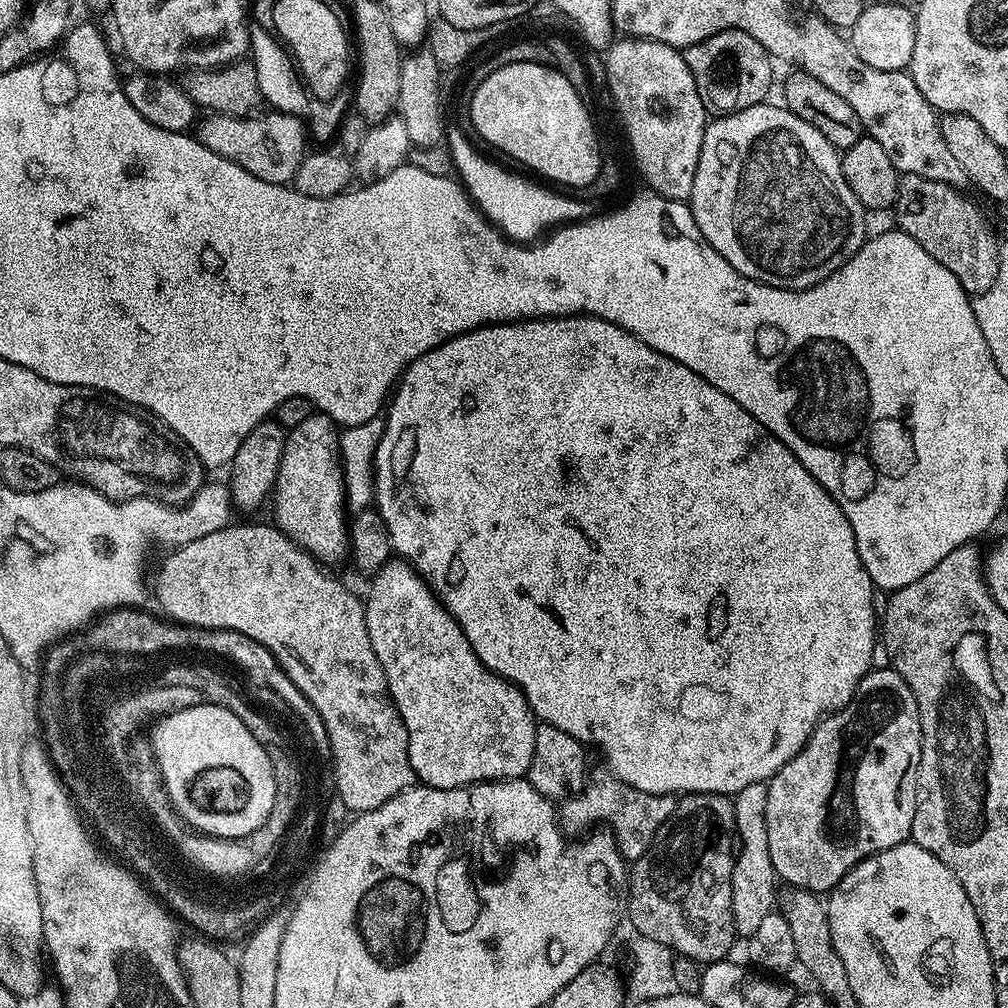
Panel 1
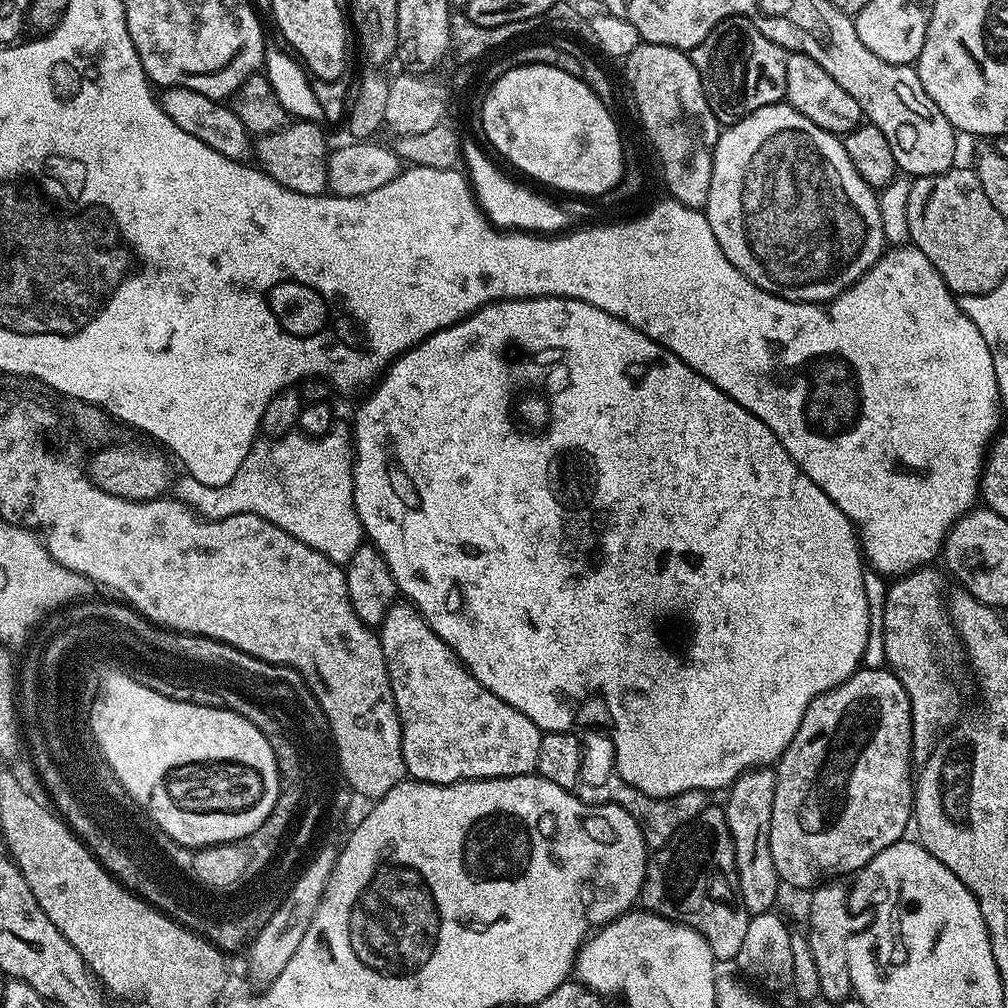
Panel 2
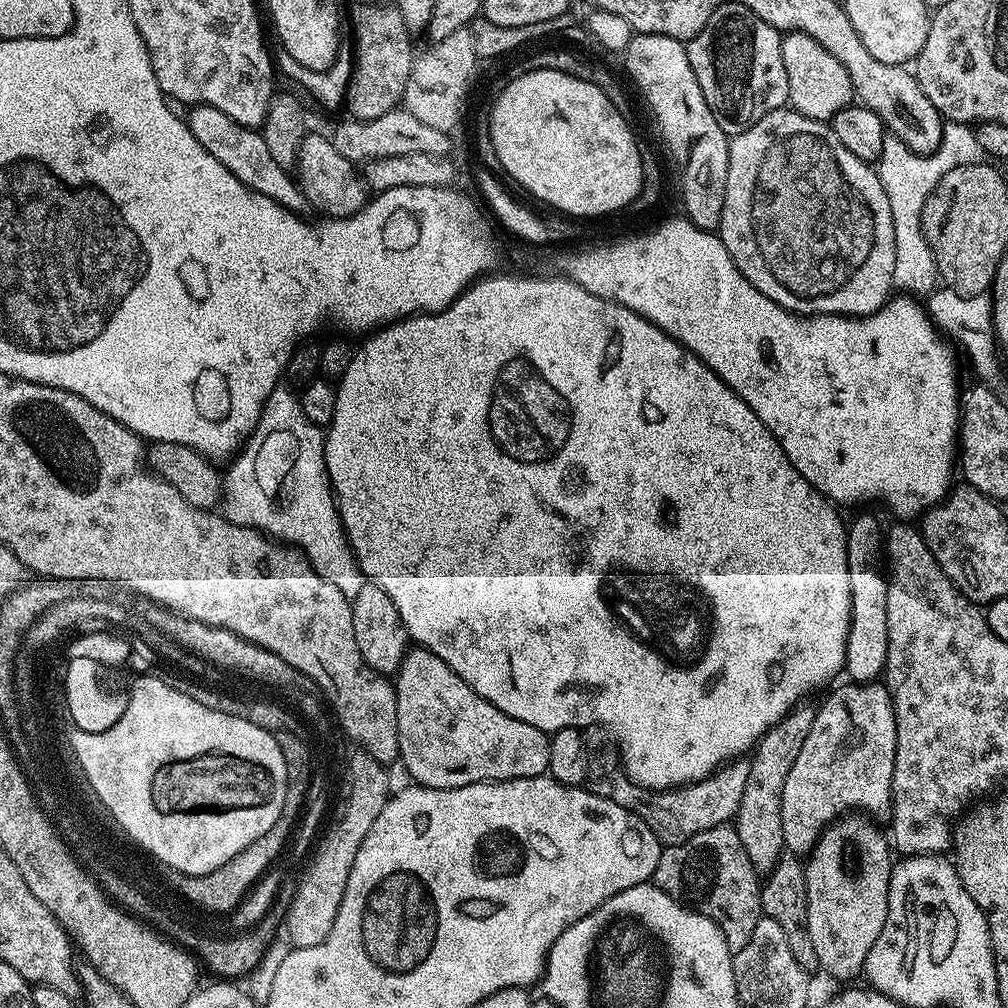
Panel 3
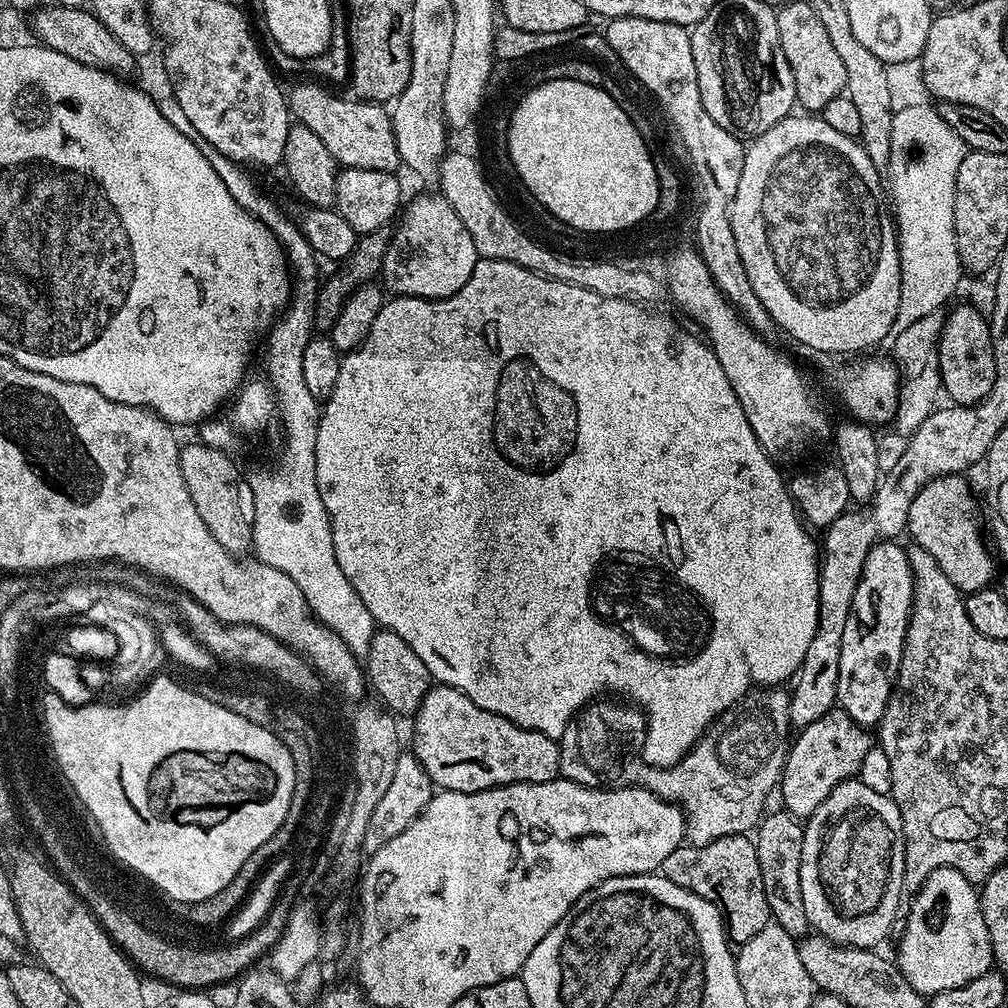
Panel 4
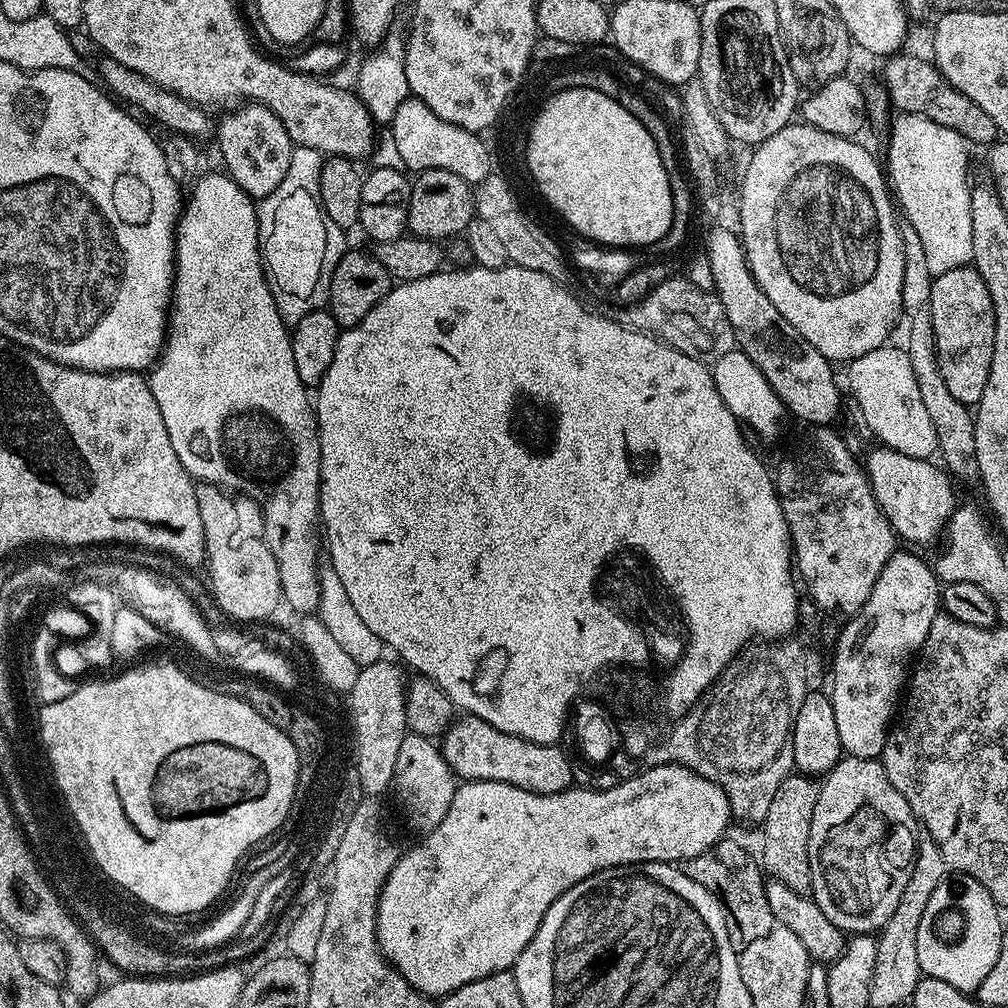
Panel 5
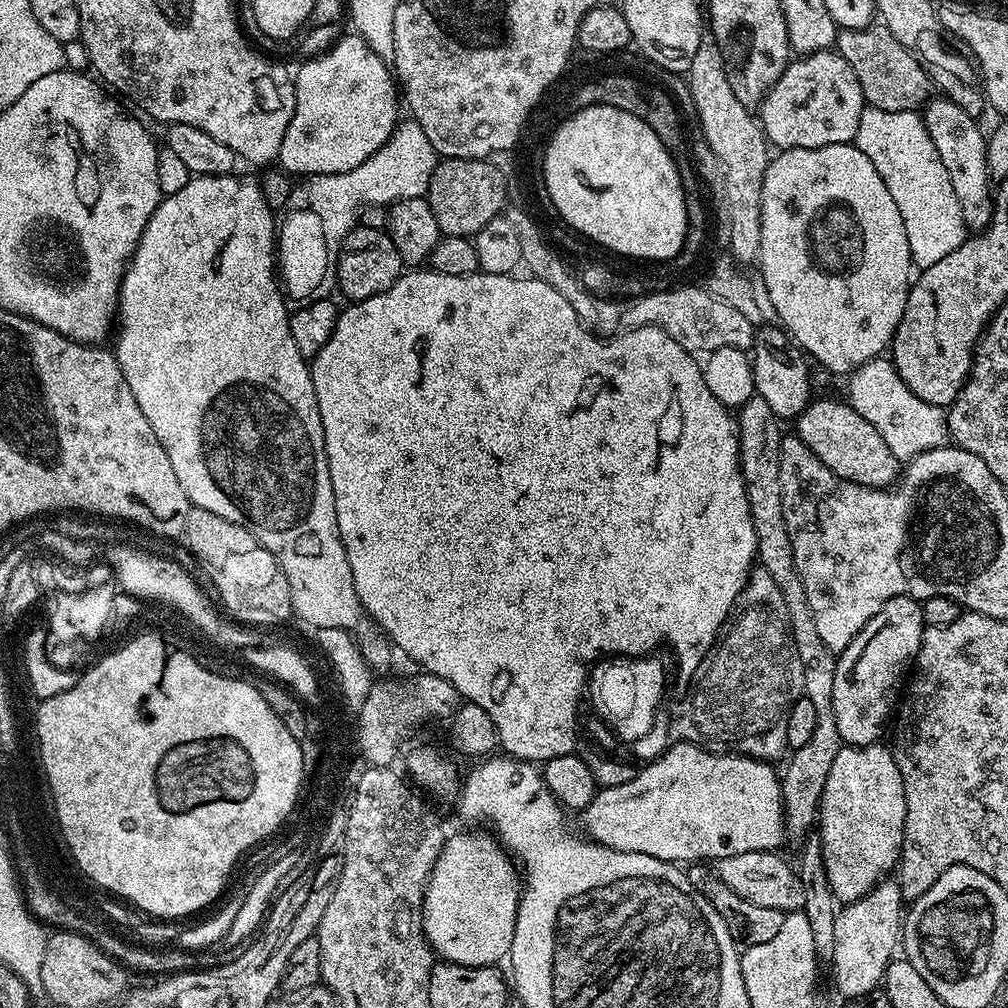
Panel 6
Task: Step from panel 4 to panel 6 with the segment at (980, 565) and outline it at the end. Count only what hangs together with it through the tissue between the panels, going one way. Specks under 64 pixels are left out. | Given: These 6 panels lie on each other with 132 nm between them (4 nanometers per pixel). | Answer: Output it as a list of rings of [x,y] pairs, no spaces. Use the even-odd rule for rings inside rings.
[[[813,399],[808,407],[799,413],[795,424],[795,435],[800,436],[802,442],[806,442],[813,454],[838,478],[848,480],[852,484],[860,484],[863,488],[887,489],[897,483],[902,472],[902,461],[890,450],[890,446],[886,446],[886,438],[882,438],[882,434],[878,434],[878,430],[874,430],[874,426],[870,426],[870,422],[866,422],[866,418],[862,418],[862,414],[858,414],[858,410],[854,410],[851,404]]]

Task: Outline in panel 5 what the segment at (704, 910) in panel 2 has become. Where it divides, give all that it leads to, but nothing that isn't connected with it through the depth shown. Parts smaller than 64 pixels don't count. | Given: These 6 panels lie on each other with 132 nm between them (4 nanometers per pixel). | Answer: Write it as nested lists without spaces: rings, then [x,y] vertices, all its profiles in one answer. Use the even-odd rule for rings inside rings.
[[[725,838],[713,848],[707,848],[702,854],[683,861],[682,870],[686,878],[694,878],[698,886],[706,886],[710,894],[720,899],[724,906],[724,915],[728,918],[732,944],[743,946],[758,938],[766,938],[766,934],[777,927],[774,914],[770,914],[770,902],[766,902],[766,876],[757,857],[755,860],[742,845],[735,844],[731,838]]]

